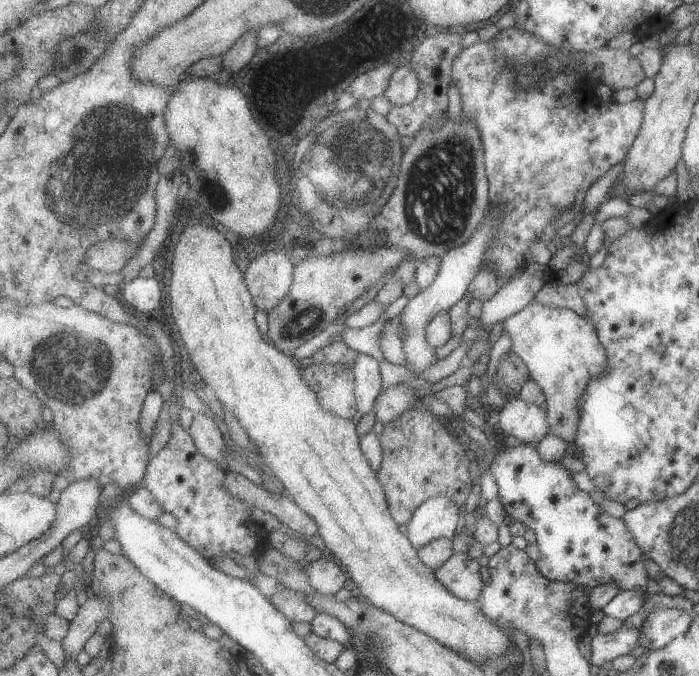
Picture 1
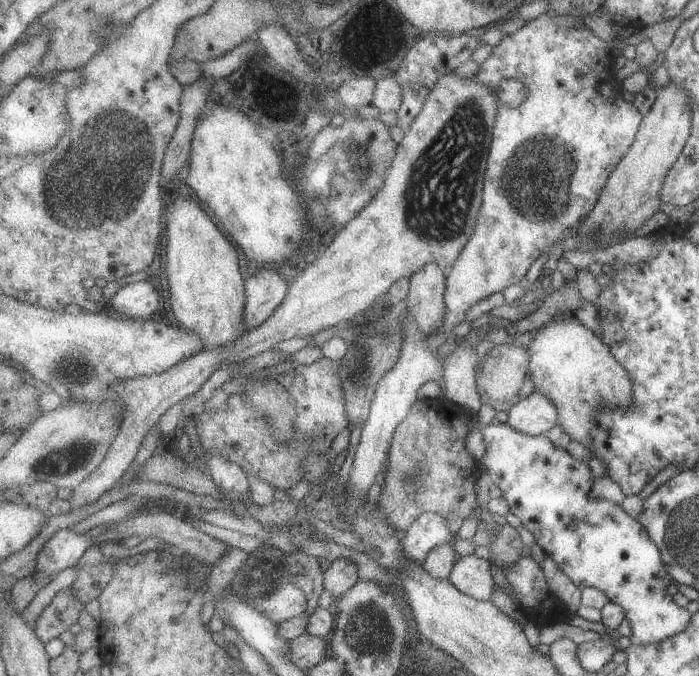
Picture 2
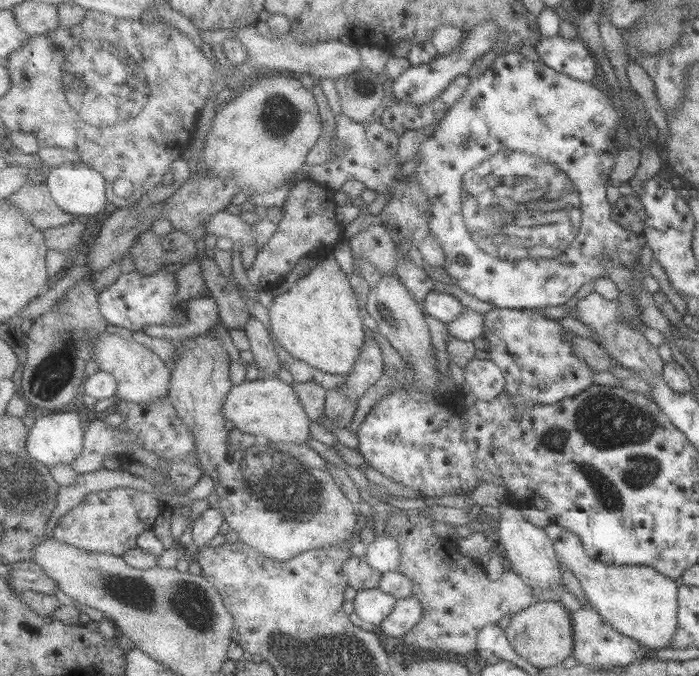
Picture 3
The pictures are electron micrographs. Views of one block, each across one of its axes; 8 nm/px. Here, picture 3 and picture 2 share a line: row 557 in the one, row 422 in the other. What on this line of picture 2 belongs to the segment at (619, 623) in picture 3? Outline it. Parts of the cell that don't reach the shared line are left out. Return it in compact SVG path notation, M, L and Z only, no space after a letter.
M575 316L559 319L541 327L527 346L527 350L531 356L530 374L535 387L555 404L558 409L558 425L567 432L570 439L590 450L589 424L600 406L603 403L610 403L614 407L627 407L631 403L632 385L629 375L610 354L609 348L599 336L595 336L595 333L579 324Z

